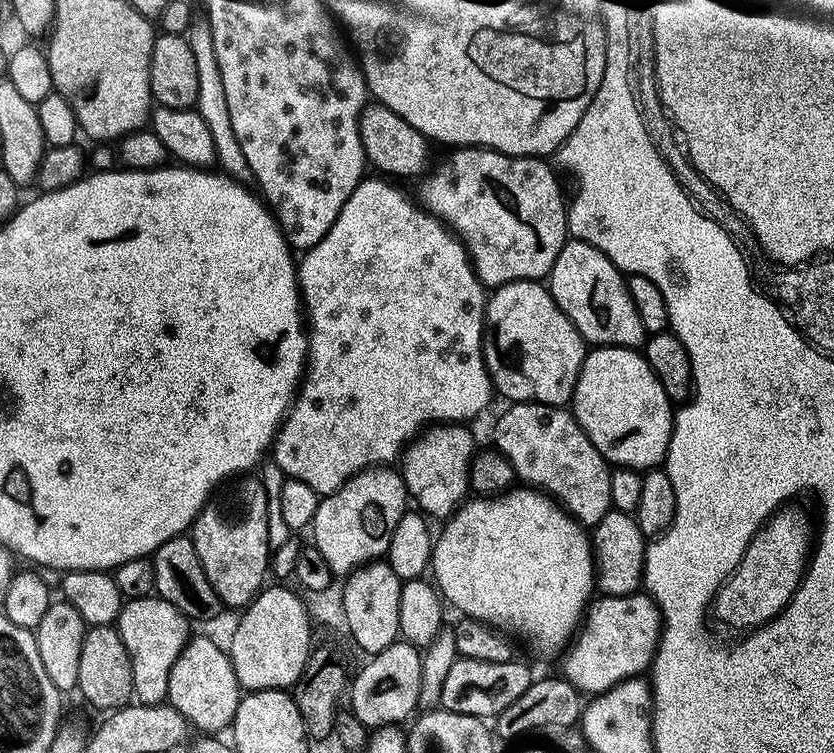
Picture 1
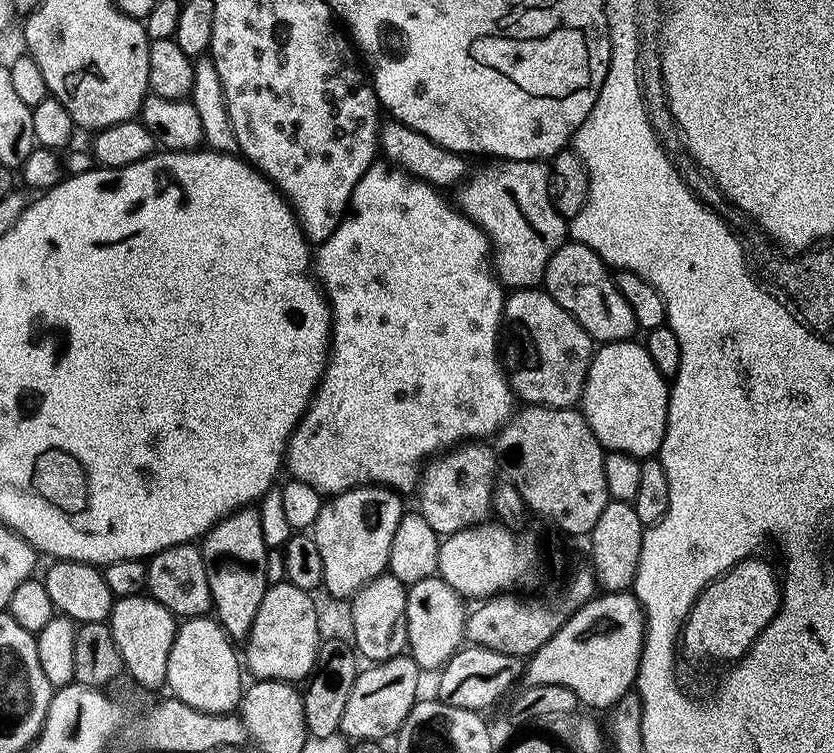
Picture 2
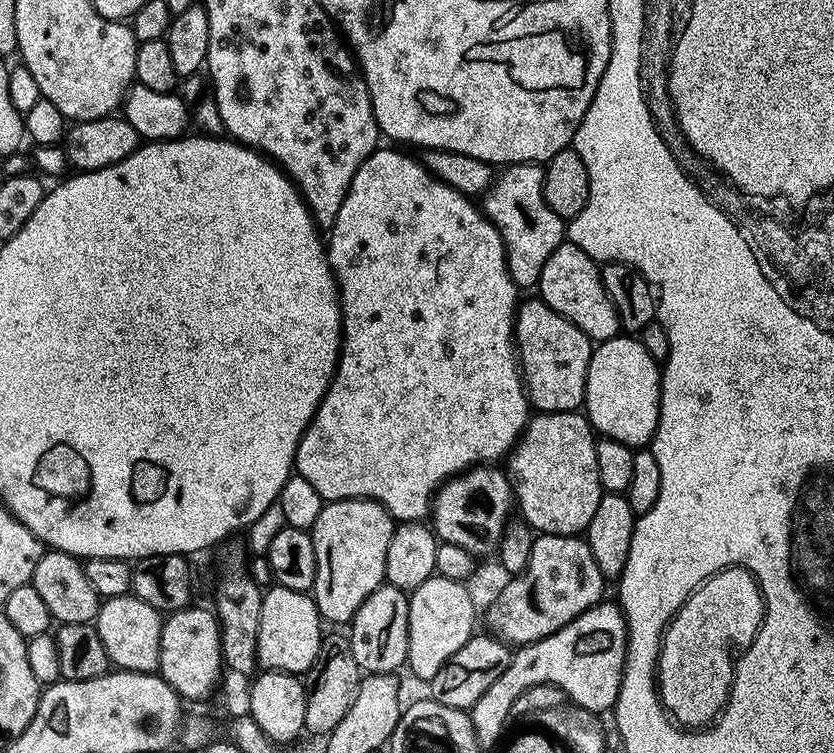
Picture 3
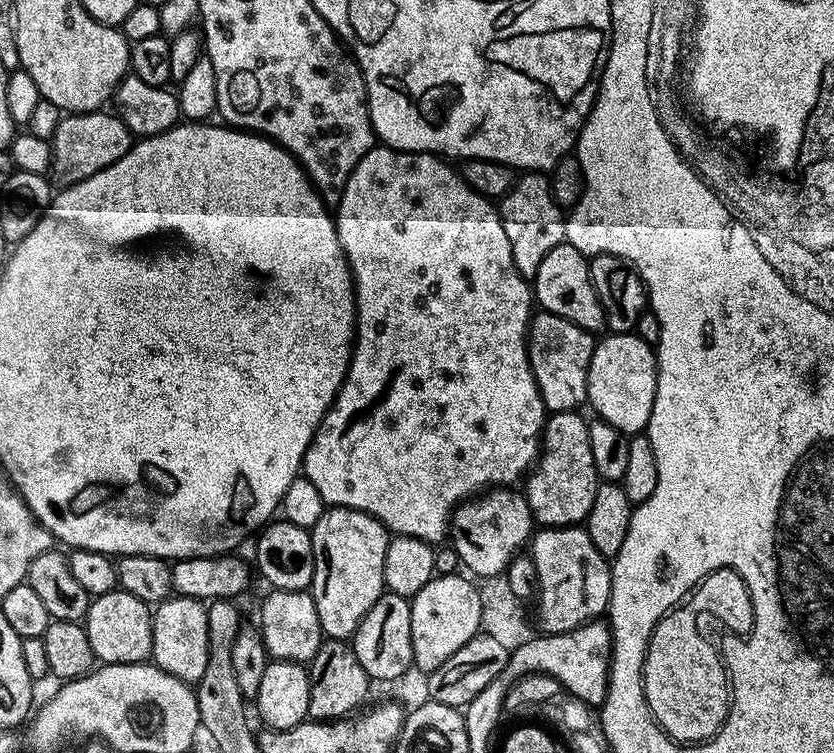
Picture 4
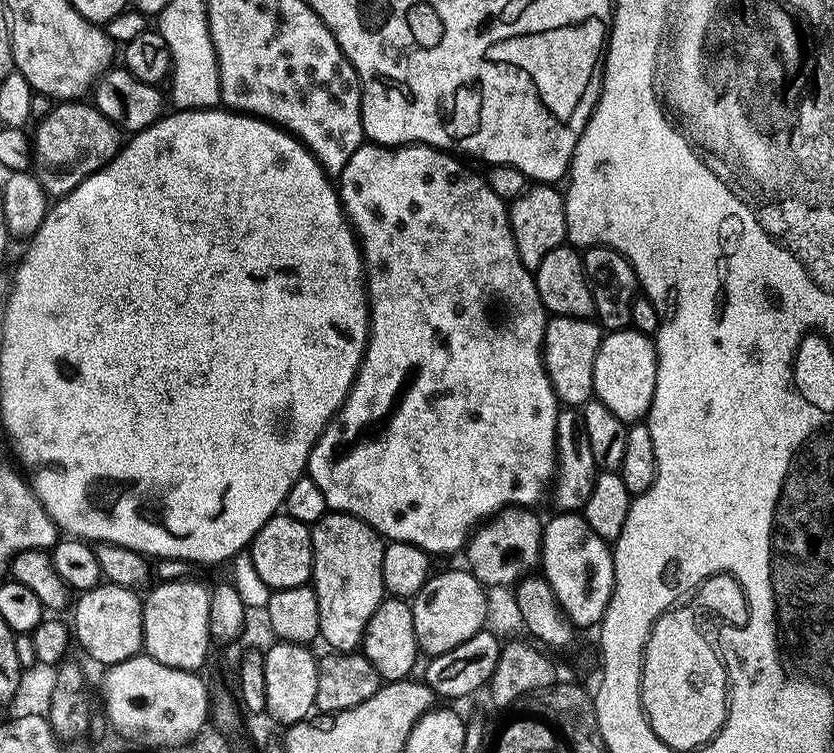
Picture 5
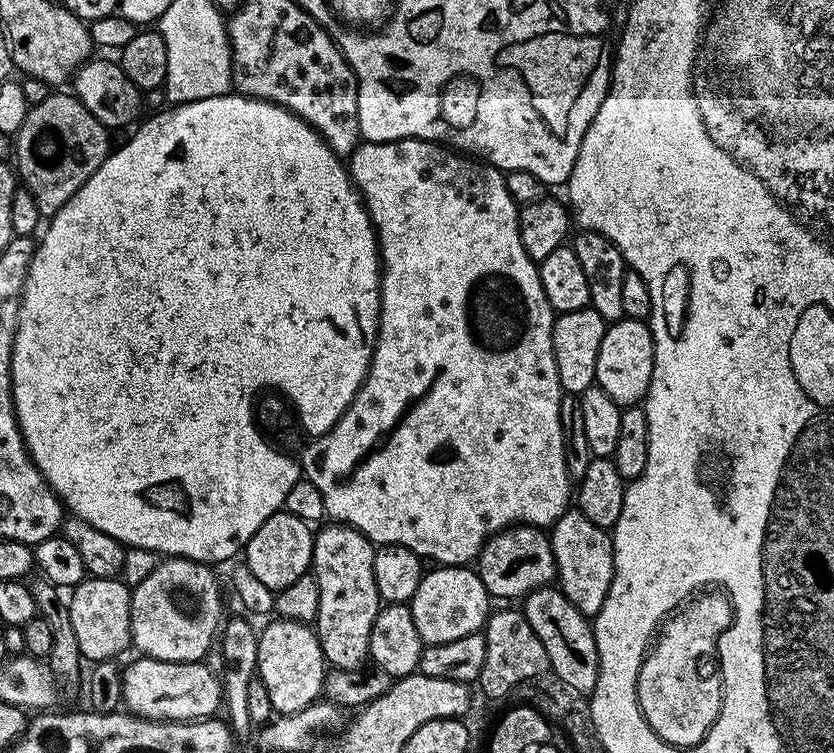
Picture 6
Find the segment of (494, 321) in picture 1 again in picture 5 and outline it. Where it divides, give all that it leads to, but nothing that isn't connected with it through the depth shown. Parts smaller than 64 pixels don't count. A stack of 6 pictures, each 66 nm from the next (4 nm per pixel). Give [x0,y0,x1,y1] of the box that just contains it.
[544,316,602,406]

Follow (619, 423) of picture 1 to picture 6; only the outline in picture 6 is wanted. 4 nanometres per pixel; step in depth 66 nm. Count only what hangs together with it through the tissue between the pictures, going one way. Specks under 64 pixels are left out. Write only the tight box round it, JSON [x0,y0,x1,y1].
[596,318,654,406]

